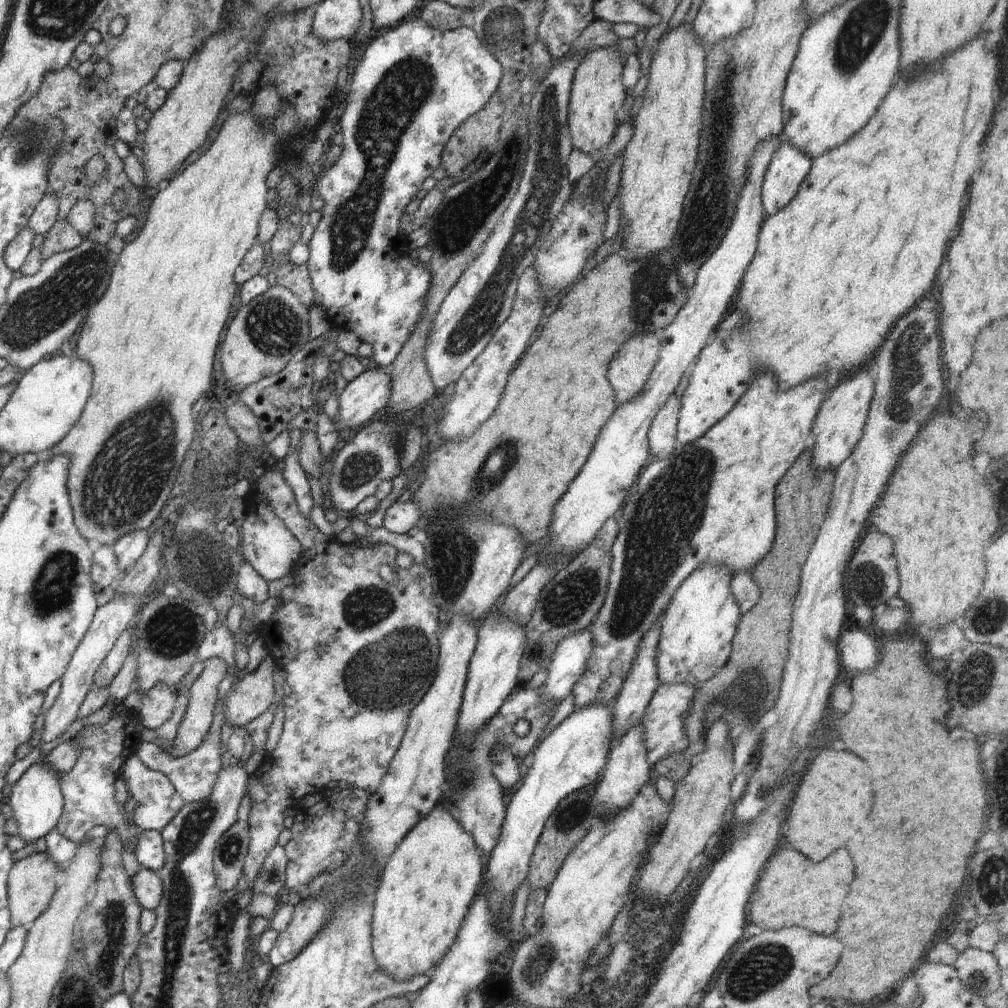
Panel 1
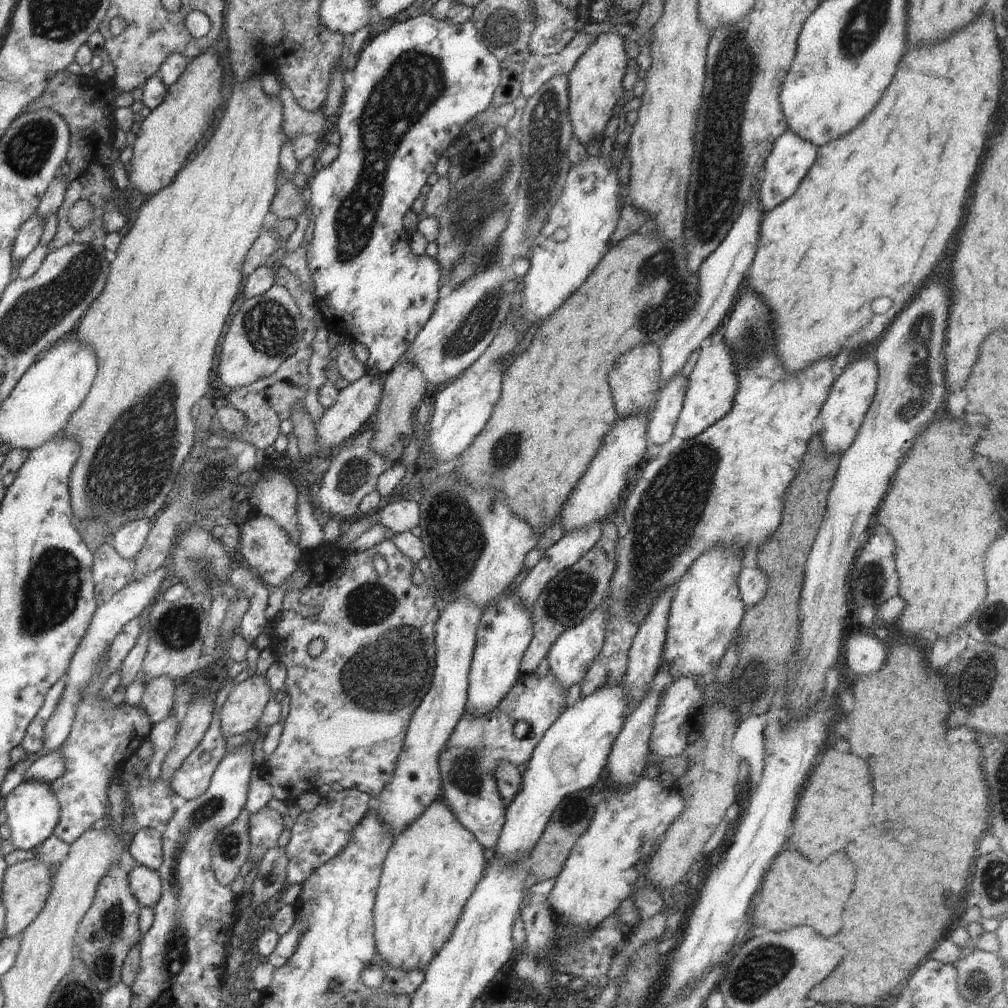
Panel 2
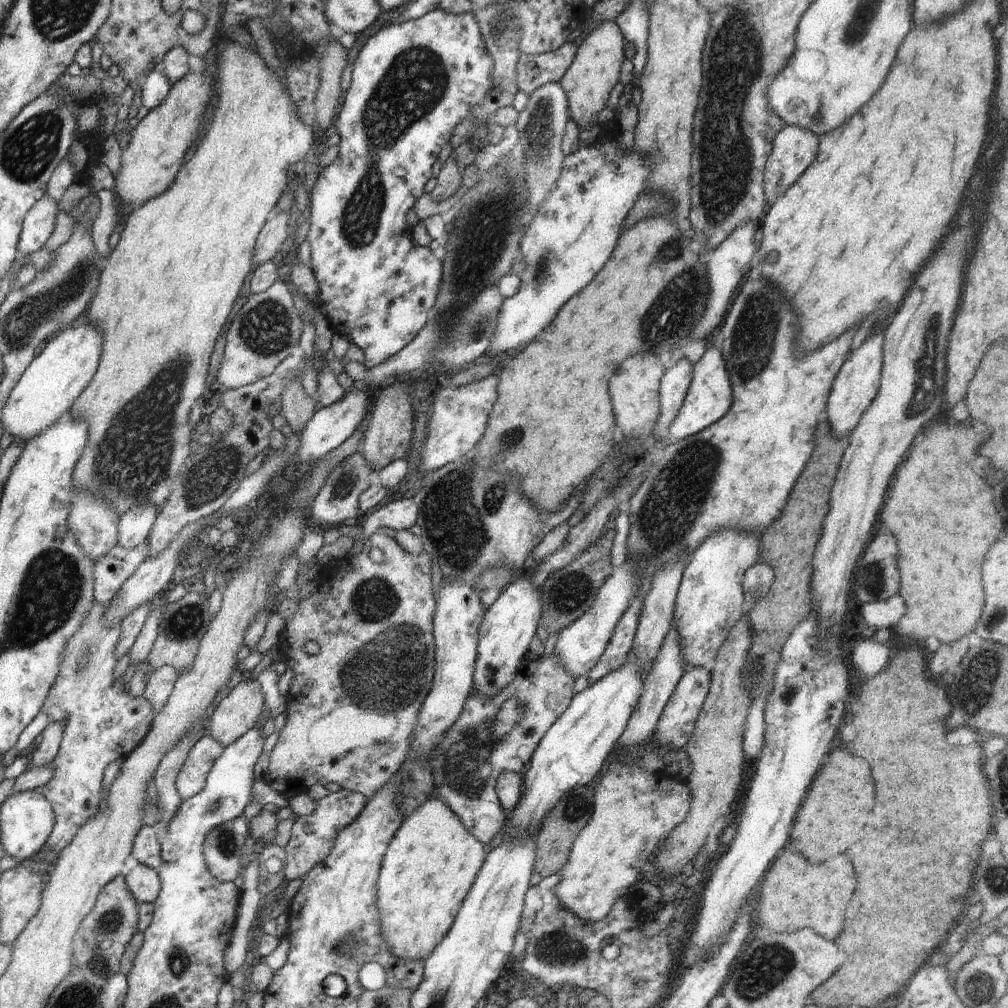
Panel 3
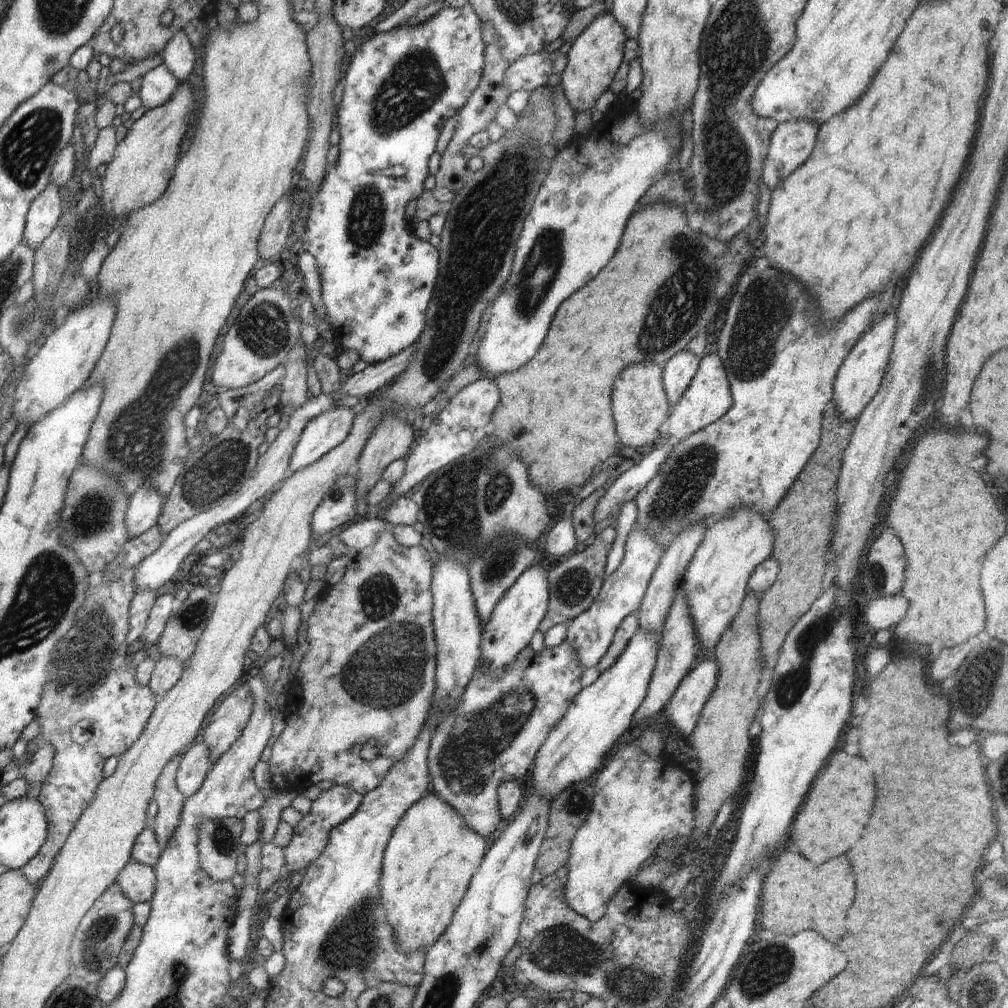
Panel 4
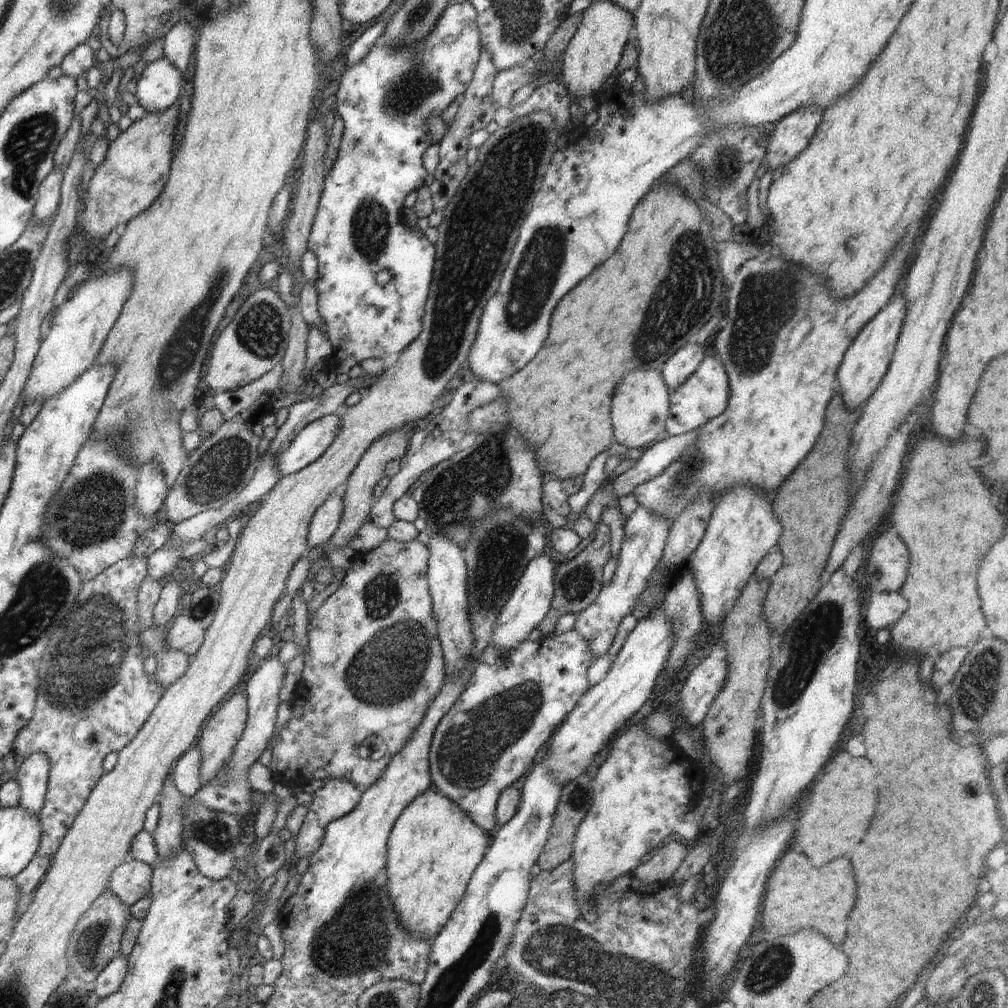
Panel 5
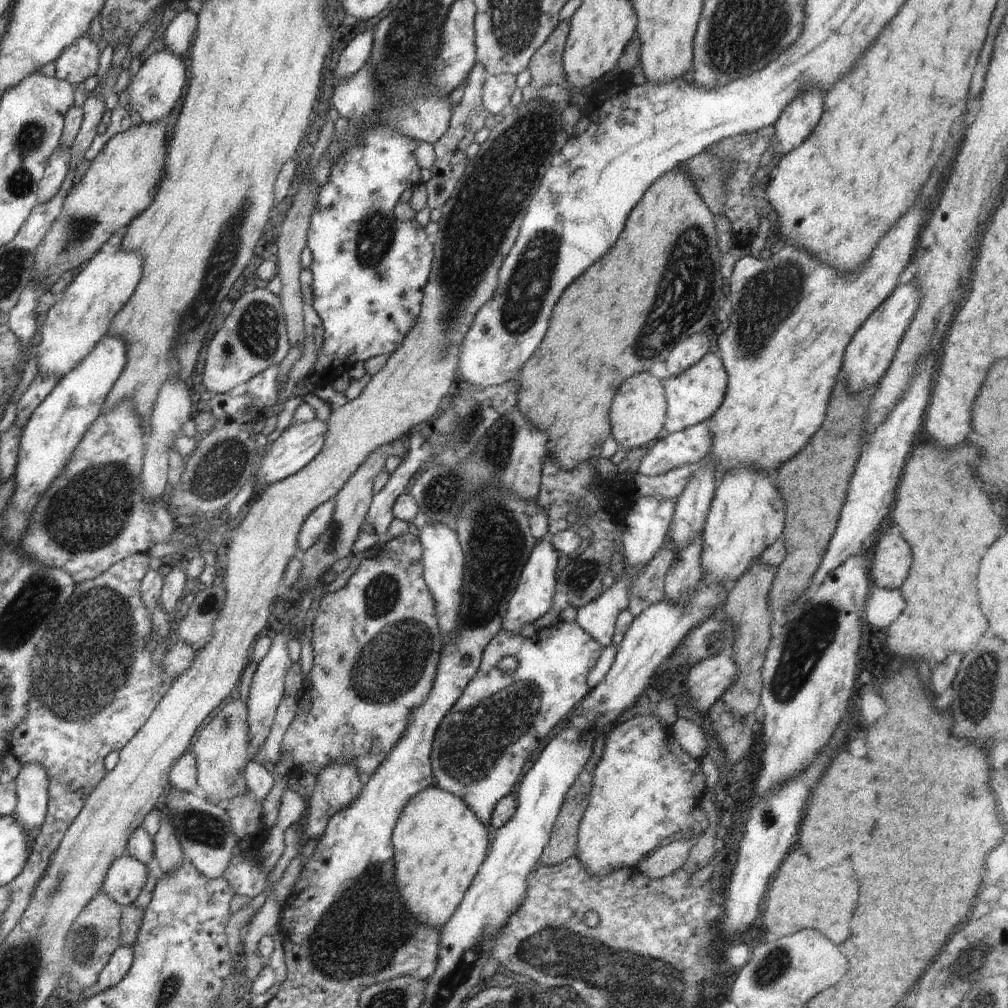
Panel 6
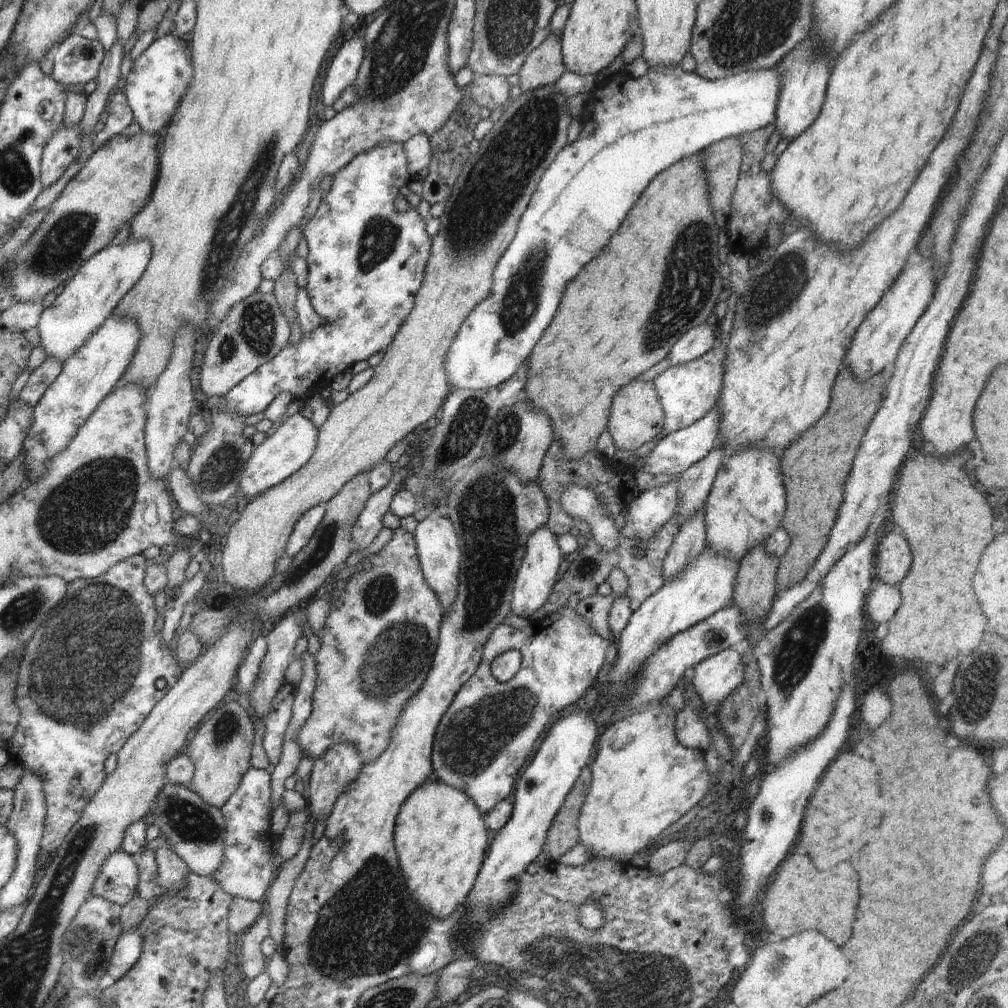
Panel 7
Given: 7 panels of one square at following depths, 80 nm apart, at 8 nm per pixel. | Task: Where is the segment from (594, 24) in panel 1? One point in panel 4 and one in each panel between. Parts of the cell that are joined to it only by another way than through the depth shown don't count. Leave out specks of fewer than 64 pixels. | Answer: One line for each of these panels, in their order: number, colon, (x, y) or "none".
2: (537, 70)
3: (533, 71)
4: (531, 72)

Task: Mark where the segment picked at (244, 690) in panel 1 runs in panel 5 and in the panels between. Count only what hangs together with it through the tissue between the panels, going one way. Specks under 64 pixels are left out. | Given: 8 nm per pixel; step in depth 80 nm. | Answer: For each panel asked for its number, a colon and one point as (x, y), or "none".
2: (244, 706)
3: (237, 713)
4: (228, 721)
5: (221, 733)

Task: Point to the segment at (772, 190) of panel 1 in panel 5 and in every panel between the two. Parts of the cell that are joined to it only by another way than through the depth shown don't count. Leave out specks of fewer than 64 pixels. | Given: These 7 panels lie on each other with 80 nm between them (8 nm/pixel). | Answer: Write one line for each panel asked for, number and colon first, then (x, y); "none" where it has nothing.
2: (789, 161)
3: (793, 149)
4: (791, 143)
5: (792, 135)

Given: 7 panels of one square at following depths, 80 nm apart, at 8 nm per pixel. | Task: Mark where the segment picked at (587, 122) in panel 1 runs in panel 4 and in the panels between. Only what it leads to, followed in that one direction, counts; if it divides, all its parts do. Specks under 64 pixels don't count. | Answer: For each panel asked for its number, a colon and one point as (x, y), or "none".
2: (595, 87)
3: (588, 82)
4: (594, 58)

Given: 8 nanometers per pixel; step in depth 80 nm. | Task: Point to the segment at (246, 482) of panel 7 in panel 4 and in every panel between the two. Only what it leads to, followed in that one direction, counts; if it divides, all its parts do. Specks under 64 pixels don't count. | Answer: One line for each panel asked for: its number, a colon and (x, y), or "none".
4: (326, 431)
5: (313, 440)
6: (299, 444)

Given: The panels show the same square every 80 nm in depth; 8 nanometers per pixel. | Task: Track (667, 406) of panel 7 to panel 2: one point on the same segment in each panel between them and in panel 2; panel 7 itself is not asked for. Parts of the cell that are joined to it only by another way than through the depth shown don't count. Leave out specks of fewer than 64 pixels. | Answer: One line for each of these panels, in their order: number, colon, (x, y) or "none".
2: (711, 387)
3: (709, 396)
4: (708, 397)
5: (704, 395)
6: (693, 396)

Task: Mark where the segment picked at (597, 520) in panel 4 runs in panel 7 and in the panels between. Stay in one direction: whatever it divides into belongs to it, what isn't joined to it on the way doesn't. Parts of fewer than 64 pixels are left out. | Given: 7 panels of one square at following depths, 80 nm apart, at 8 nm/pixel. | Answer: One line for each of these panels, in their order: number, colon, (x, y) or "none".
5: (655, 459)
6: (677, 449)
7: (676, 452)

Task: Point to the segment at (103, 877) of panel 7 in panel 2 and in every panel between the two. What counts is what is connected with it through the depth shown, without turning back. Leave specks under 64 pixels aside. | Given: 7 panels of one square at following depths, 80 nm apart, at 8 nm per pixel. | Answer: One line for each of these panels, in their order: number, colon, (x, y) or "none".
2: (145, 883)
3: (143, 882)
4: (137, 881)
5: (131, 881)
6: (126, 876)

